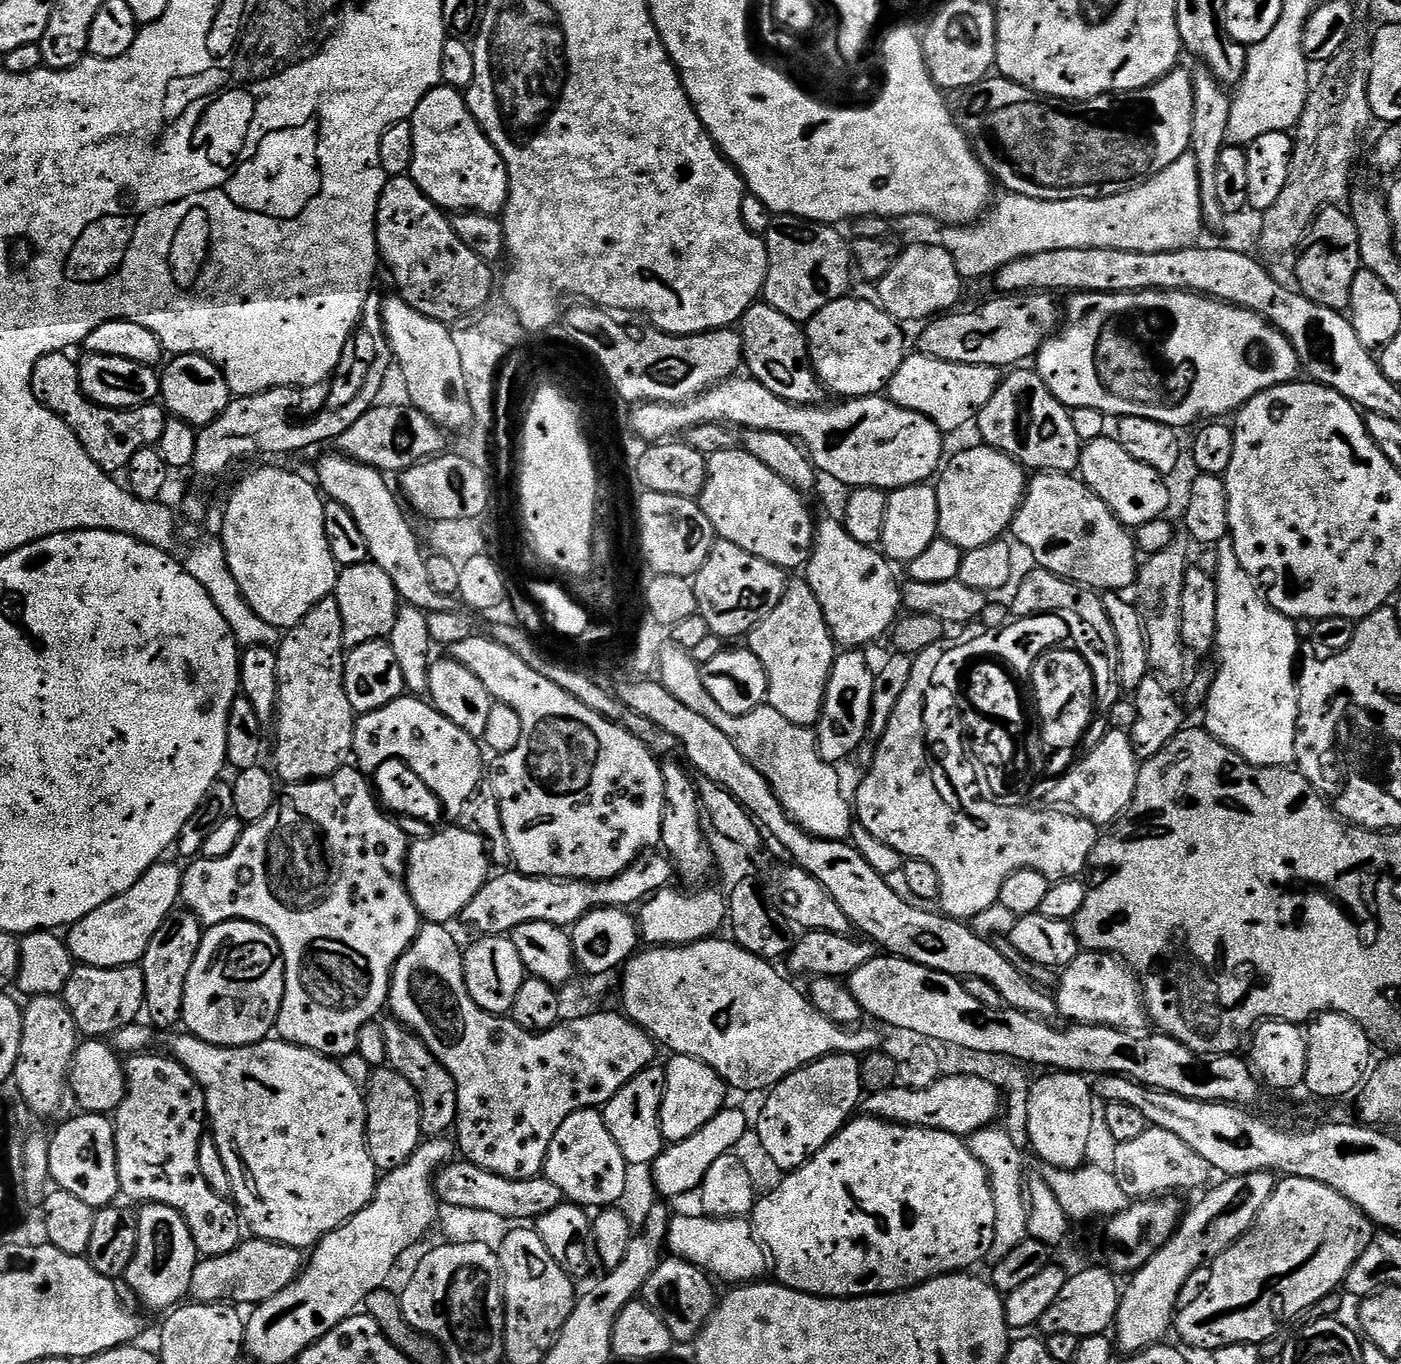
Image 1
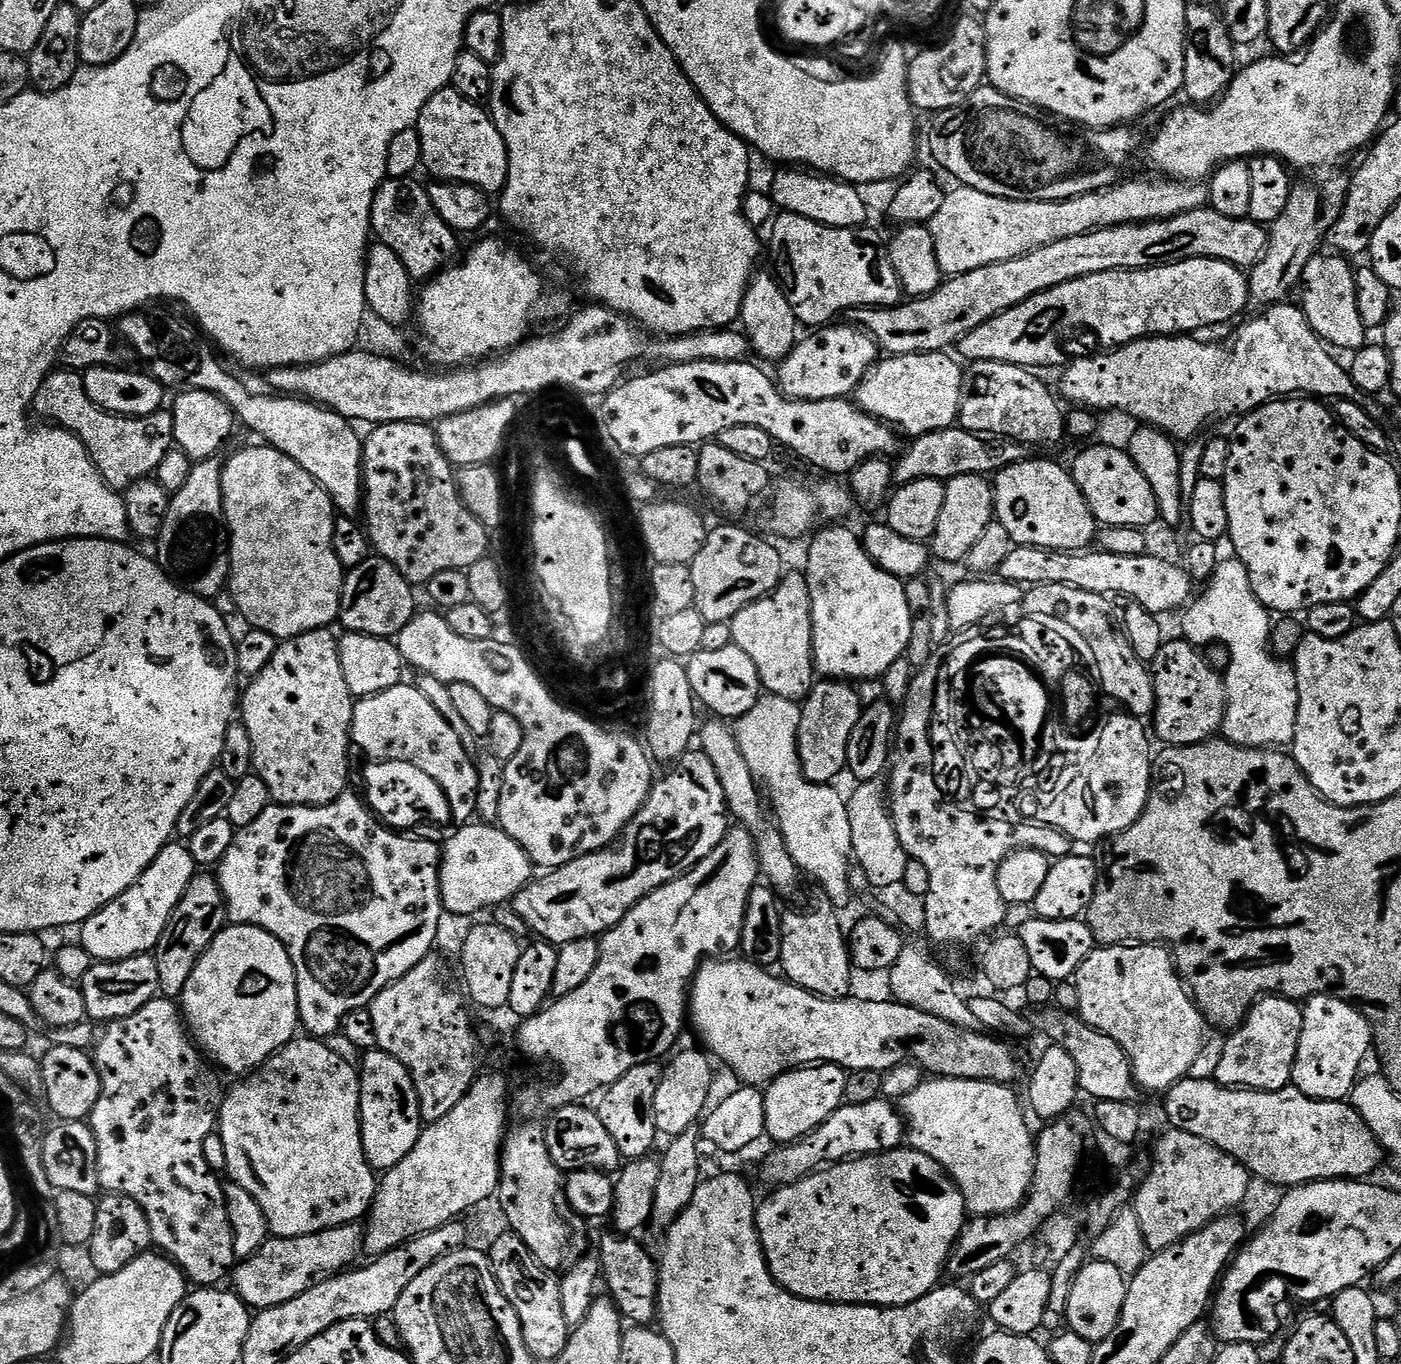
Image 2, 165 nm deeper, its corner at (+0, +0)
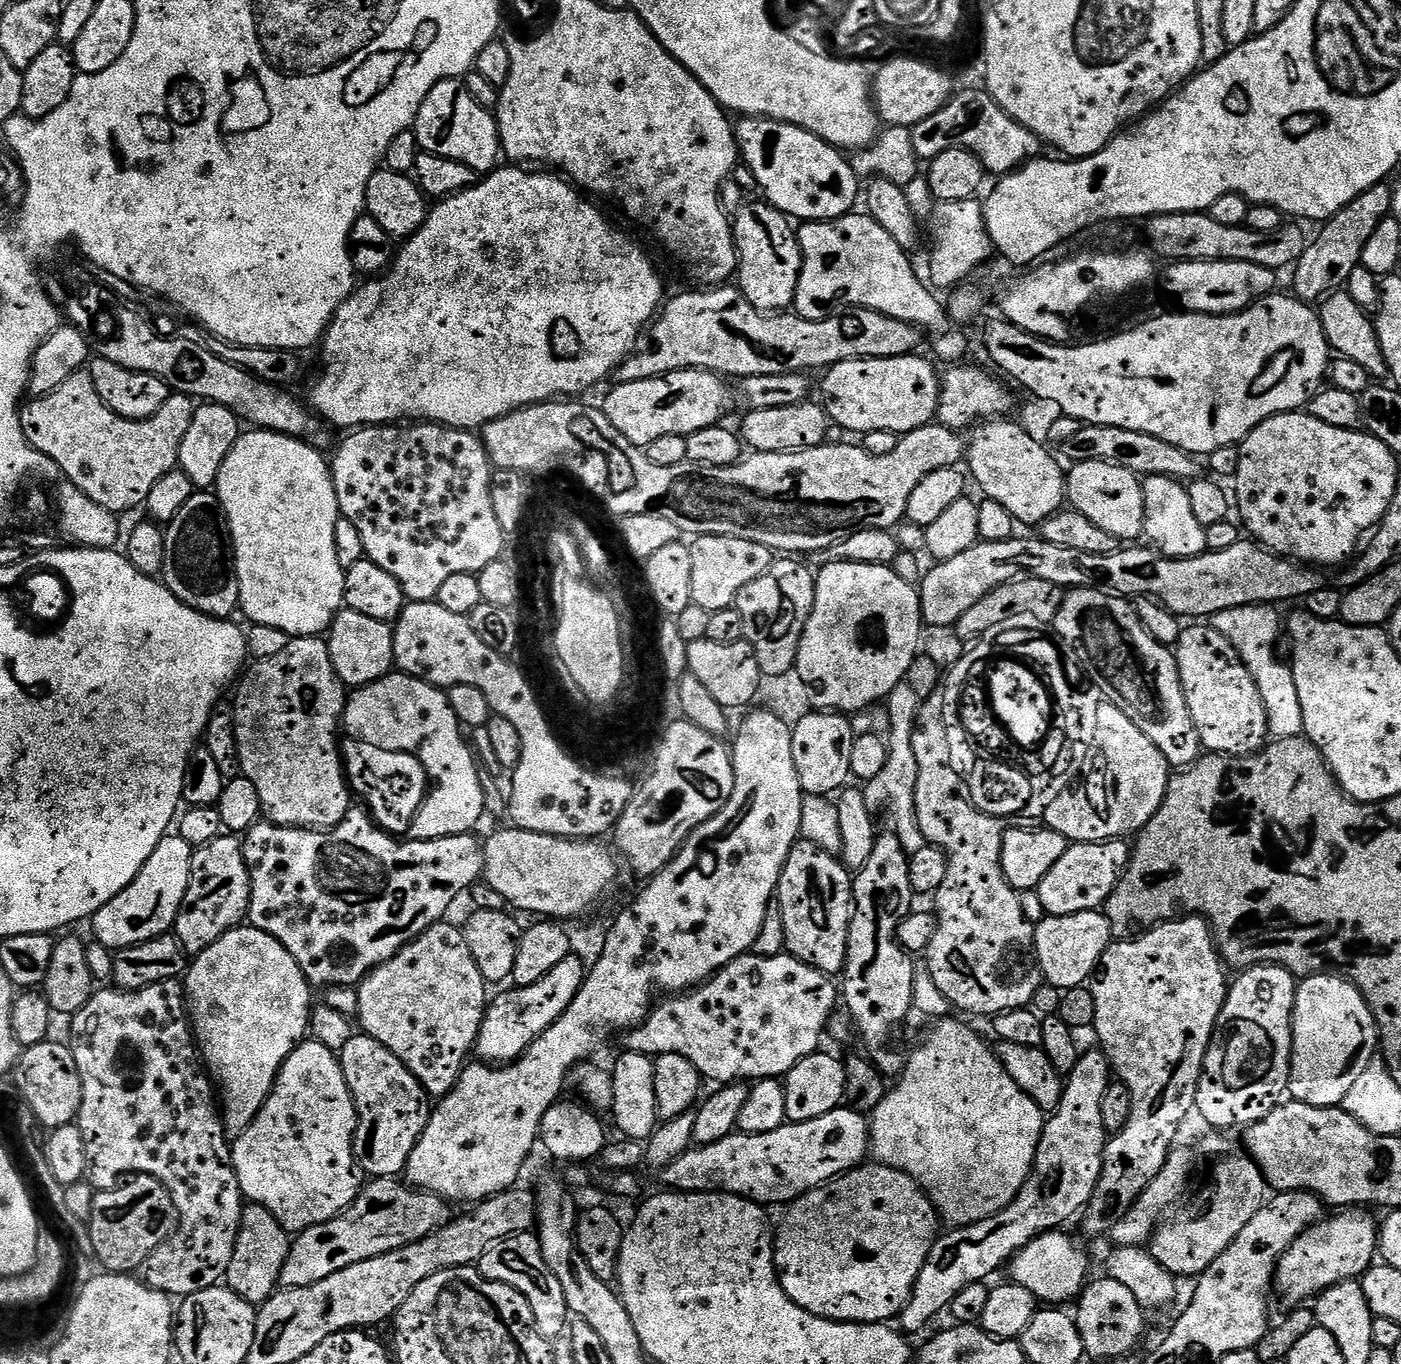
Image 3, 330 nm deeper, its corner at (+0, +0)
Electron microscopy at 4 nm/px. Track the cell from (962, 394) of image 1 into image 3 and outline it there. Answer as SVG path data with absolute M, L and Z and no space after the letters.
M920 354L838 362L823 376L822 407L835 427L837 424L857 434L878 430L903 434L925 428L936 420L941 373Z

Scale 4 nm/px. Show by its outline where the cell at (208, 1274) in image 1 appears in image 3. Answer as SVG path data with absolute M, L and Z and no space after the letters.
M376 1178L361 1187L358 1198L341 1216L310 1226L291 1241L279 1287L314 1286L346 1266L378 1258L387 1252L410 1246L432 1232L438 1232L454 1219L453 1205L432 1192L413 1188L396 1178Z

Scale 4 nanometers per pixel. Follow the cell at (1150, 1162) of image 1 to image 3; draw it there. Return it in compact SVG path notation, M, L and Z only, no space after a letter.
M1227 1156L1220 1158L1225 1160L1218 1161L1212 1172L1212 1185L1208 1188L1208 1212L1200 1212L1197 1216L1184 1216L1173 1228L1157 1227L1150 1241L1152 1257L1175 1278L1199 1278L1212 1265L1214 1258L1218 1258L1218 1254L1222 1254L1222 1250L1226 1250L1226 1246L1230 1246L1230 1242L1234 1242L1234 1238L1242 1234L1242 1229L1249 1224L1250 1218L1254 1218L1254 1214L1258 1214L1258 1210L1262 1210L1270 1199L1268 1180L1251 1156Z

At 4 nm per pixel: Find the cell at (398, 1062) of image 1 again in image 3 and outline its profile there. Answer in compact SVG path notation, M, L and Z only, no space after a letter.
M448 923L430 926L398 954L394 954L394 958L373 968L358 985L358 1024L364 1027L361 1028L363 1035L382 1042L382 1046L394 1053L406 1070L418 1078L424 1091L432 1098L443 1098L454 1090L462 1070L473 1055L490 1000L489 989L478 970L478 962L474 962L474 954L470 954L470 946L466 946L463 931L457 925L455 928Z

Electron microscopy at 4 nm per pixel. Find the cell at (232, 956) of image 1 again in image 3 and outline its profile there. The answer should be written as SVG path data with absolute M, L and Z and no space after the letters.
M241 926L232 929L222 938L218 938L218 942L214 942L214 946L210 946L201 956L197 956L191 961L190 967L186 972L186 1007L190 1013L190 1023L194 1039L198 1045L199 1055L202 1057L203 1063L206 1065L207 1071L218 1089L219 1099L222 1101L224 1130L229 1137L241 1136L251 1126L254 1118L267 1102L268 1095L272 1092L272 1087L276 1085L276 1075L280 1072L280 1067L284 1065L289 1054L295 1050L296 1045L305 1039L306 1033L310 1028L310 1009L314 1004L308 991L310 991L310 985L302 974L298 962L294 962L294 958L273 936L251 926Z

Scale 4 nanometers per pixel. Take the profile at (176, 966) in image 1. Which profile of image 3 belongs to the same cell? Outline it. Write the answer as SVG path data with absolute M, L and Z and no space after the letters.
M221 834L192 853L190 882L178 910L175 938L189 957L201 956L218 938L247 921L249 906L250 870L246 866L243 839L236 834Z

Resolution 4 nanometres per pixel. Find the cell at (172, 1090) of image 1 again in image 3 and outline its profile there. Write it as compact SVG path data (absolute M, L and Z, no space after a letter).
M179 979L167 980L140 988L137 992L123 990L111 990L112 992L97 991L90 1002L72 1017L72 1042L71 1049L74 1054L74 1062L78 1062L78 1074L82 1078L82 1106L78 1117L78 1127L82 1134L82 1142L86 1142L86 1173L87 1183L97 1190L107 1190L117 1187L121 1178L131 1177L133 1174L141 1176L153 1176L170 1194L170 1198L176 1207L176 1229L163 1248L154 1250L150 1258L146 1258L142 1269L142 1279L149 1288L164 1292L169 1298L183 1298L198 1294L198 1290L215 1288L225 1279L227 1267L230 1266L234 1255L235 1240L238 1238L240 1223L246 1201L240 1193L240 1183L236 1177L236 1171L232 1165L232 1150L230 1137L224 1130L221 1109L218 1107L218 1096L214 1091L213 1081L198 1055L198 1045L194 1039L190 1013L186 1007L186 988Z

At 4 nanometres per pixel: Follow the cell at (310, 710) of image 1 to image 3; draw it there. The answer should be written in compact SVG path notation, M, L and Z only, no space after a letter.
M320 636L289 639L286 650L274 654L274 658L255 661L243 673L235 692L232 717L236 723L240 771L258 790L263 819L283 828L327 830L340 825L350 811L350 788L336 738L336 727L341 727L344 718L346 685L338 678L334 662L330 662L327 639Z

